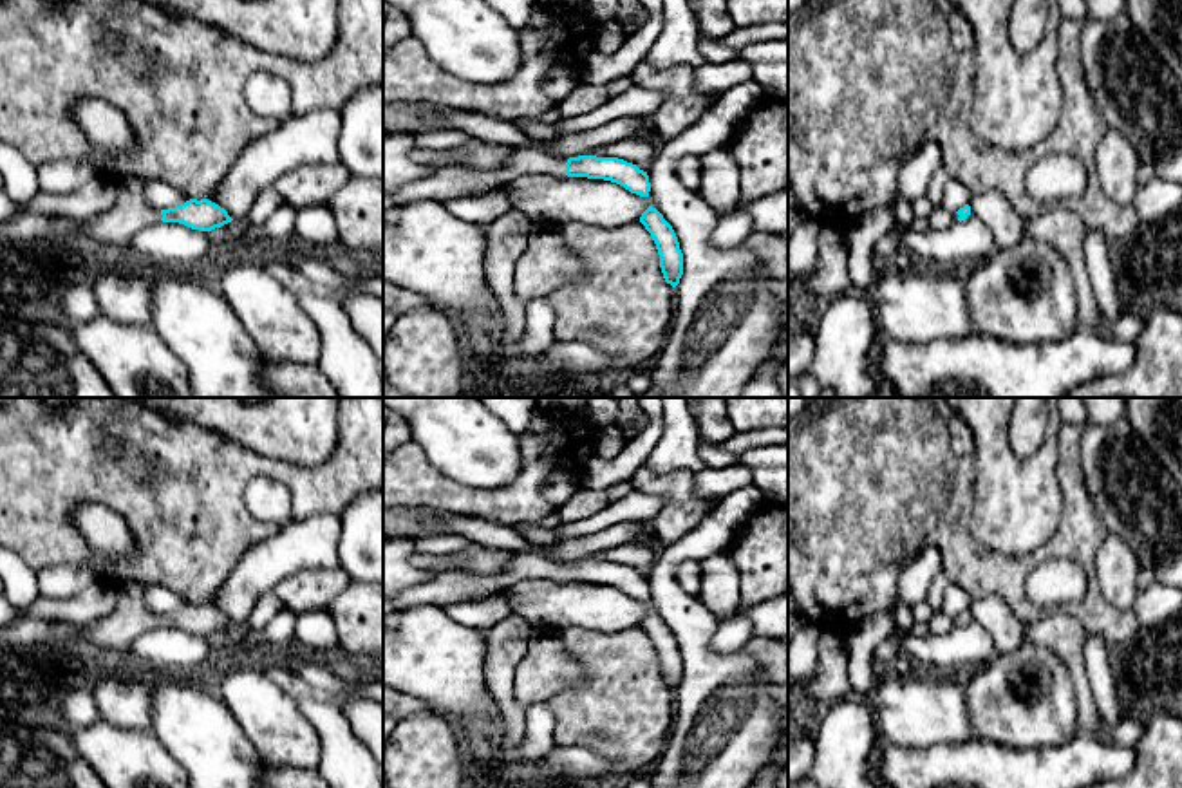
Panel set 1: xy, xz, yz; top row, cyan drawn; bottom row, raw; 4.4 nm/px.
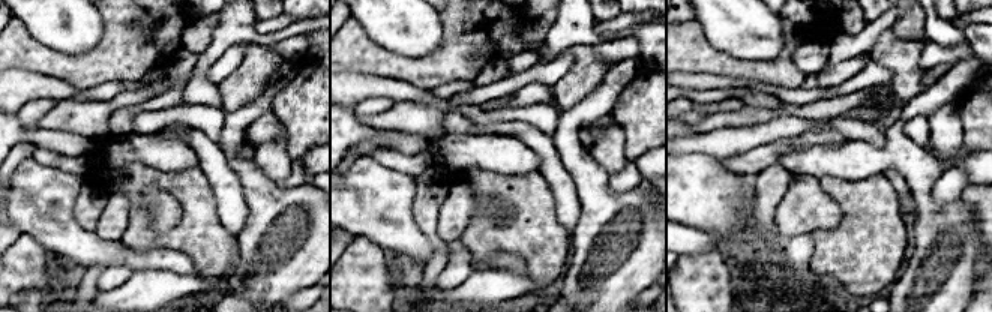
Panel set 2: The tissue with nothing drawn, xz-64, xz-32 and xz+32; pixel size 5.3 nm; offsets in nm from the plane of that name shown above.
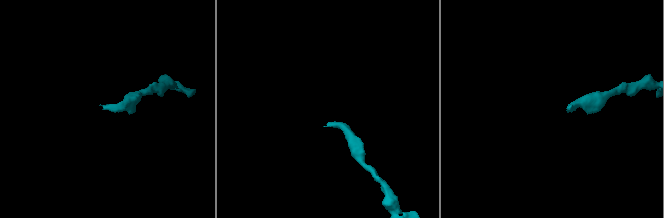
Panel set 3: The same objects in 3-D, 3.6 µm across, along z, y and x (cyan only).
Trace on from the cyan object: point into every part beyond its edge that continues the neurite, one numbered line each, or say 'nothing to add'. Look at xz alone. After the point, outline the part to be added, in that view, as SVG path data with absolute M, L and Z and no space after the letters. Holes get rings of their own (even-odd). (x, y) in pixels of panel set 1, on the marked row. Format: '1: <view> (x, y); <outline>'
1: xz (445, 183); M537 146L519 148L508 163L493 170L466 166L441 166L432 175L405 184L403 199L448 201L463 195L486 193L506 188L526 175L566 177L568 157L553 155Z

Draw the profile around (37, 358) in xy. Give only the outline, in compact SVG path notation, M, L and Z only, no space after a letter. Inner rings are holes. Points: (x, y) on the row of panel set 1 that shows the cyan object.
M0 314L0 398L116 398L96 367L78 349L69 325Z

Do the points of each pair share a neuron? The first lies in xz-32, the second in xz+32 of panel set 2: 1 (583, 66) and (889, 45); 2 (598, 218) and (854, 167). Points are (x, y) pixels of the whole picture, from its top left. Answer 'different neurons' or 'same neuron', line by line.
1: same neuron
2: same neuron

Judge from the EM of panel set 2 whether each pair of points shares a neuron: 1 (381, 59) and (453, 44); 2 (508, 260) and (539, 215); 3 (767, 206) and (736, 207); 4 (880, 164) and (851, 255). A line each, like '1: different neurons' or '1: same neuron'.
1: same neuron
2: different neurons
3: different neurons
4: different neurons

